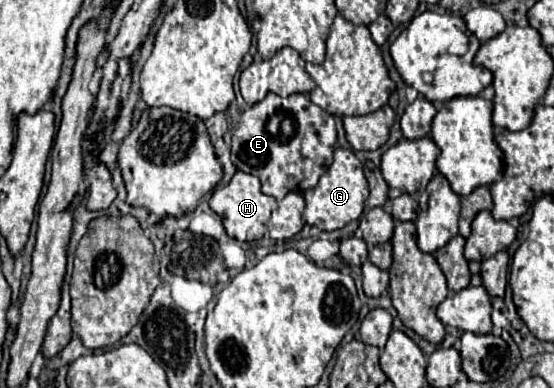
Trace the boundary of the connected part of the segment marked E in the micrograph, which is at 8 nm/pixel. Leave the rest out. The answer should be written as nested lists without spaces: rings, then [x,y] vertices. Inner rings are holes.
[[[267,93],[267,97],[253,107],[249,107],[239,125],[233,131],[231,161],[237,169],[251,173],[261,179],[261,189],[265,195],[281,201],[287,193],[303,193],[317,185],[323,173],[333,163],[333,145],[337,141],[335,119],[321,107],[313,105],[307,95],[279,97]],[[281,125],[293,125],[293,133],[285,135]]]

